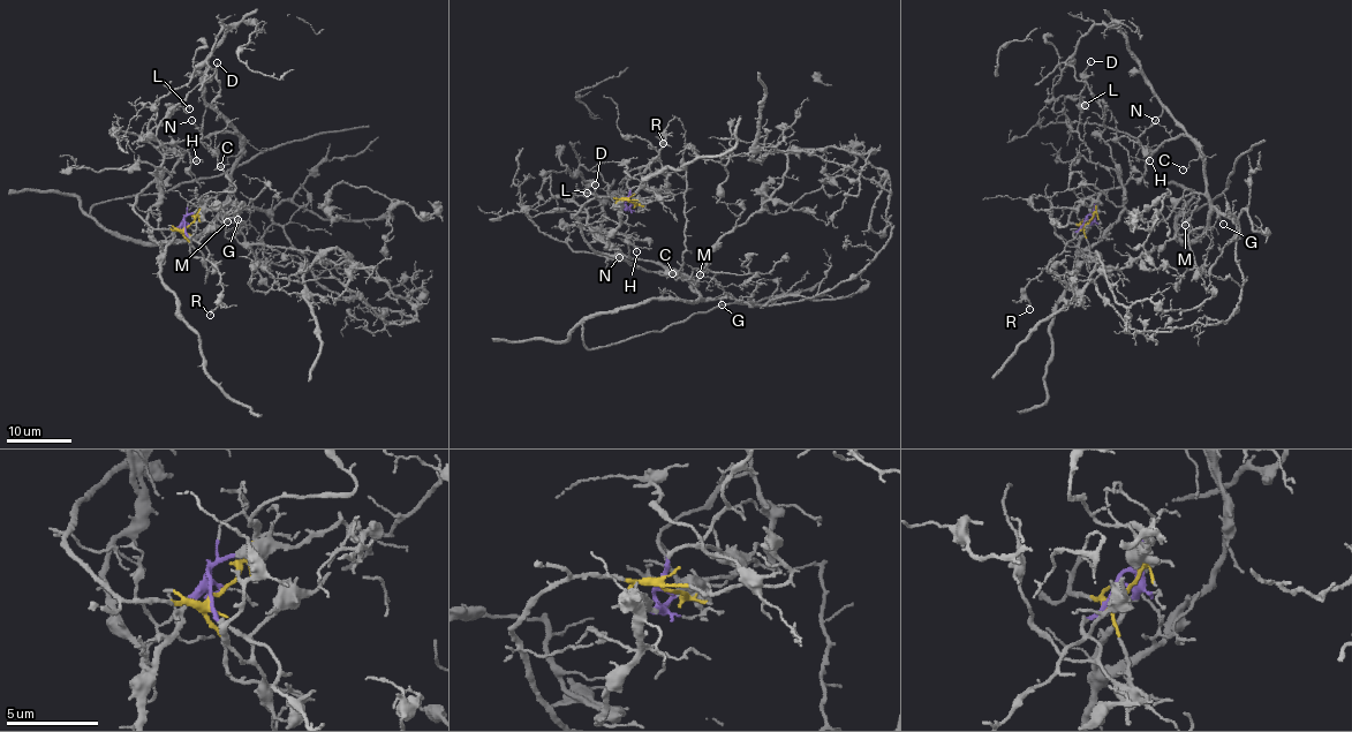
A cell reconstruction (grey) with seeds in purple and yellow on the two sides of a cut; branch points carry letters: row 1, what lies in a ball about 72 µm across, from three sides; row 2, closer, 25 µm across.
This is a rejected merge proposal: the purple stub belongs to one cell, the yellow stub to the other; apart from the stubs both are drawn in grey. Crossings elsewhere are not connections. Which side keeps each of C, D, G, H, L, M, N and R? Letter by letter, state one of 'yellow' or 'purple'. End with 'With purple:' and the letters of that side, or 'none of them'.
C: yellow
D: purple
G: yellow
H: purple
L: purple
M: yellow
N: yellow
R: purple
With purple: D, H, L, R

